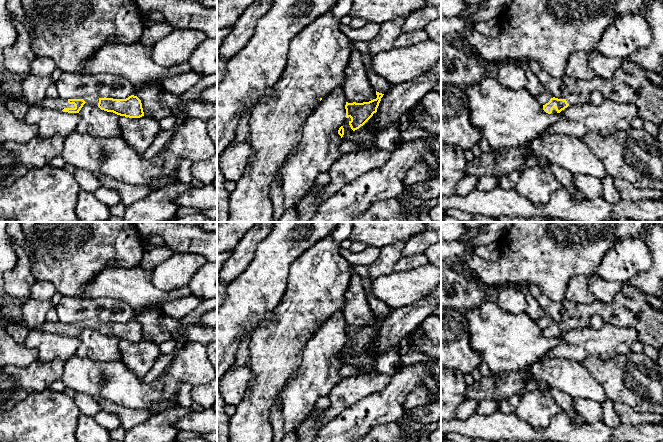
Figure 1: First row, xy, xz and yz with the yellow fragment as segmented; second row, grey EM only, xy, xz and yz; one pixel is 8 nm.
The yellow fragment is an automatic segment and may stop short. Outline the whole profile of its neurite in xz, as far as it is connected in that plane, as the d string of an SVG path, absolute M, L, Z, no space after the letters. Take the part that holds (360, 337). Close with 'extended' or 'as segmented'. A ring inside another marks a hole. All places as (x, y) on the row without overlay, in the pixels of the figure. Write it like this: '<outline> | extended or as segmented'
M376 315L376 319L377 322L369 326L346 326L346 342L351 342L349 349L353 355L363 350L373 340L373 338L377 336L377 332L384 318Z | as segmented

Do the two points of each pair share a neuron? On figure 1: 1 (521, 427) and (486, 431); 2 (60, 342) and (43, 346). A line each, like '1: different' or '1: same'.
1: same
2: same

